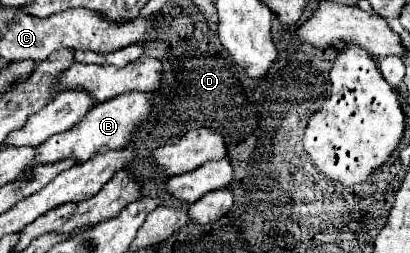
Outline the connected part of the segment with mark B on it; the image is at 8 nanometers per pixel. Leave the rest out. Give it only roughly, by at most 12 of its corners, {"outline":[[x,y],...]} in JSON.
{"outline":[[149,93],[91,107],[37,149],[37,165],[85,163],[121,149],[145,125]]}

